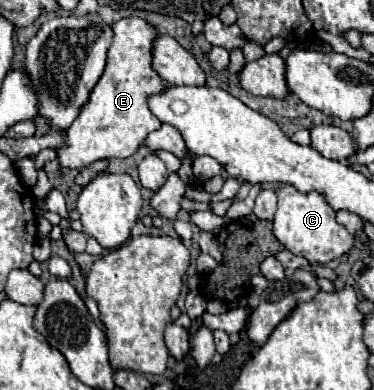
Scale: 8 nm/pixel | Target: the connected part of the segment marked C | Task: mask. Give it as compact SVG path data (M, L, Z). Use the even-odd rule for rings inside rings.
M285 184L279 192L279 204L273 218L273 234L275 238L297 256L307 258L309 262L321 262L327 264L335 258L341 258L351 246L353 236L335 220L335 210L319 196L319 192L299 192L295 186Z

